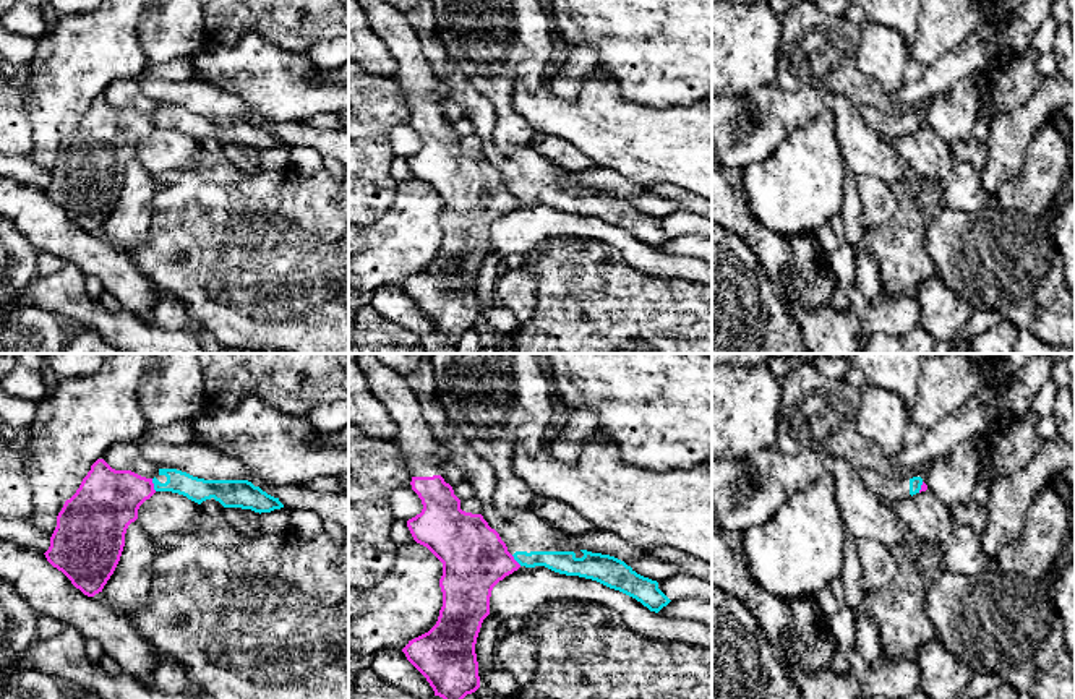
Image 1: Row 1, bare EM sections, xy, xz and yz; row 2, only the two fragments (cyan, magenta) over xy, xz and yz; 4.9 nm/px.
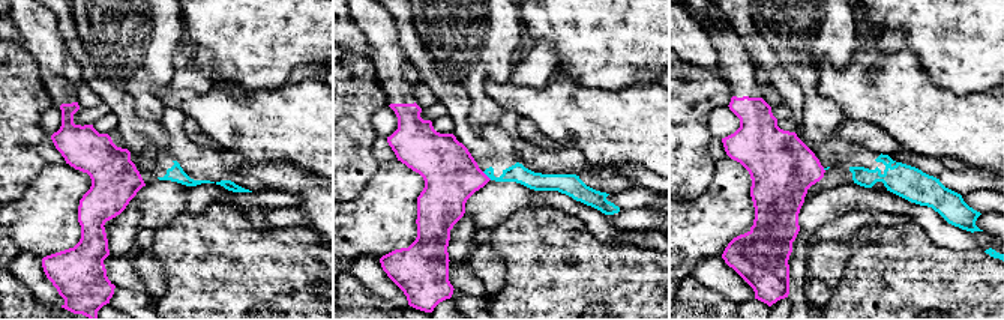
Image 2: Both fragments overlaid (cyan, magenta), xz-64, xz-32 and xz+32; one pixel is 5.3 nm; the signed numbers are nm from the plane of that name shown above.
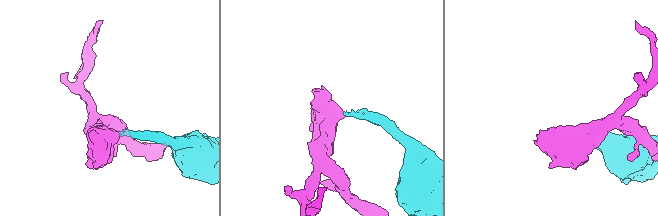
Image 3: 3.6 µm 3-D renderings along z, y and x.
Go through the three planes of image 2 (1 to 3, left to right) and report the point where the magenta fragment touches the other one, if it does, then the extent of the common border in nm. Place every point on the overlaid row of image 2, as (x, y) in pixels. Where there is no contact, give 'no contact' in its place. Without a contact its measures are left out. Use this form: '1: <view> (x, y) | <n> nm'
1: no contact
2: xz-32 (486, 175) | 70 nm
3: no contact

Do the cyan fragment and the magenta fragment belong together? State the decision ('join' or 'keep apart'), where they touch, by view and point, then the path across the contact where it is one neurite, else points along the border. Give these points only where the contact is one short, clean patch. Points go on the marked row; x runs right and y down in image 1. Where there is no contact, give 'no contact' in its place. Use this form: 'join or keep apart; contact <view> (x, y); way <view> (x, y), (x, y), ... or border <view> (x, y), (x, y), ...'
keep apart; contact xy (154, 485); border xy (151, 479), (156, 490)

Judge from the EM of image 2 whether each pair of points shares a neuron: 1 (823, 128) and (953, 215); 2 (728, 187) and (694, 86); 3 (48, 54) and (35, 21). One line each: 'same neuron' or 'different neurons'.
1: different neurons
2: different neurons
3: same neuron

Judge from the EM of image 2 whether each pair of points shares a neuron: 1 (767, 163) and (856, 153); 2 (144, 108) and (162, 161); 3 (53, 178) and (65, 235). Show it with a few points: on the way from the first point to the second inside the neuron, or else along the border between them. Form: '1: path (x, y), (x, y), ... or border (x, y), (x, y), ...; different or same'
1: border (811, 150), (824, 167); different
2: border (129, 92), (134, 111), (146, 120), (159, 122); different
3: path (53, 191), (53, 221); same

